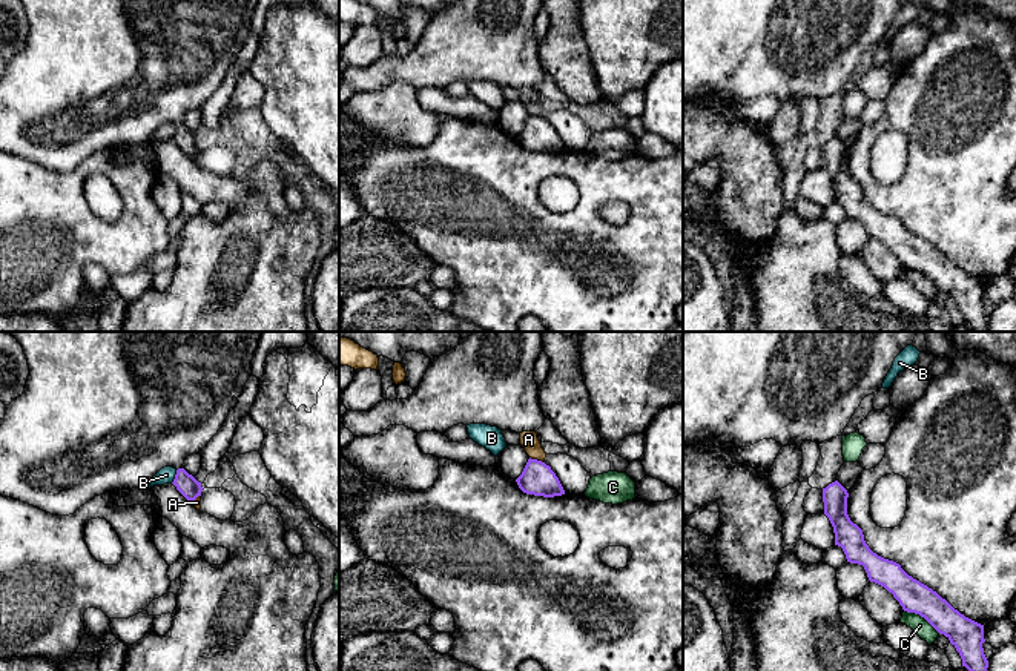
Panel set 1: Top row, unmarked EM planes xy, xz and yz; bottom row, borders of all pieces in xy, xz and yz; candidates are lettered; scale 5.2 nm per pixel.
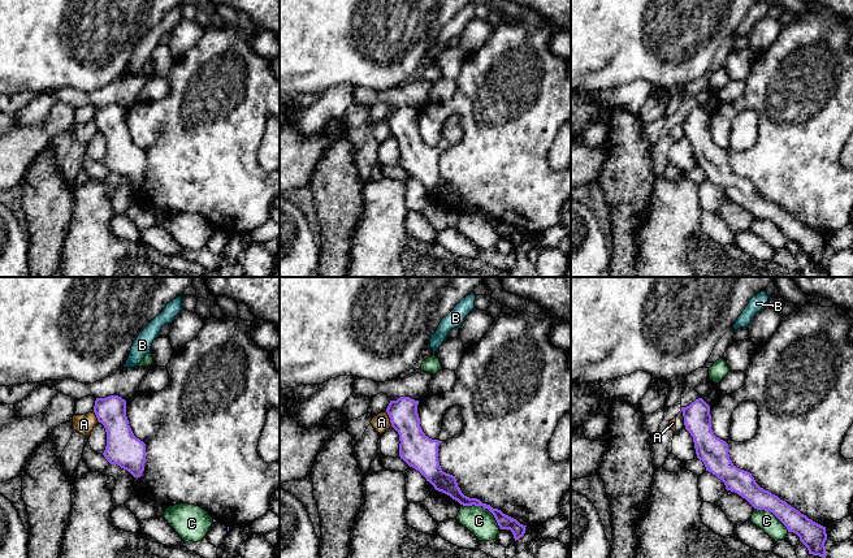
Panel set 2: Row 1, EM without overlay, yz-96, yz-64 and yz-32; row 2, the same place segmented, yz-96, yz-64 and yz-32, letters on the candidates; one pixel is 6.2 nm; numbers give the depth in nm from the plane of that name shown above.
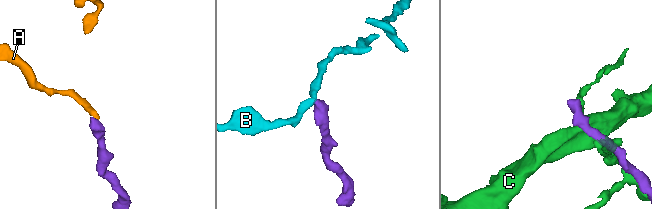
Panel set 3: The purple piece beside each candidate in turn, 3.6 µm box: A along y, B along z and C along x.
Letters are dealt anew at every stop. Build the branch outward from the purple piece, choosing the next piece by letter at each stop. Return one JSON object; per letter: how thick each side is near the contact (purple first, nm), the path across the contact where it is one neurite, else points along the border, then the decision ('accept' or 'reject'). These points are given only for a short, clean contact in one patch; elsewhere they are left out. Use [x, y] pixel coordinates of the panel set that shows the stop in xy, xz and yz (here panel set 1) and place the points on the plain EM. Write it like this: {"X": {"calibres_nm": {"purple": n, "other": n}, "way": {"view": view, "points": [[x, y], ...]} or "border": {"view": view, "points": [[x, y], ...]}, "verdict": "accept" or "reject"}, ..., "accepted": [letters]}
{"A": {"calibres_nm": {"purple": 170, "other": 100}, "border": {"view": "xz", "points": [[530, 112], [544, 118]]}, "verdict": "reject"}, "B": {"calibres_nm": {"purple": 110, "other": 90}, "border": {"view": "xy", "points": [[177, 126], [171, 138]]}, "verdict": "reject"}, "C": {"calibres_nm": {"purple": 170, "other": 90}, "border": {"view": "yz", "points": [[904, 266], [918, 269], [940, 289]]}, "verdict": "reject"}, "accepted": []}

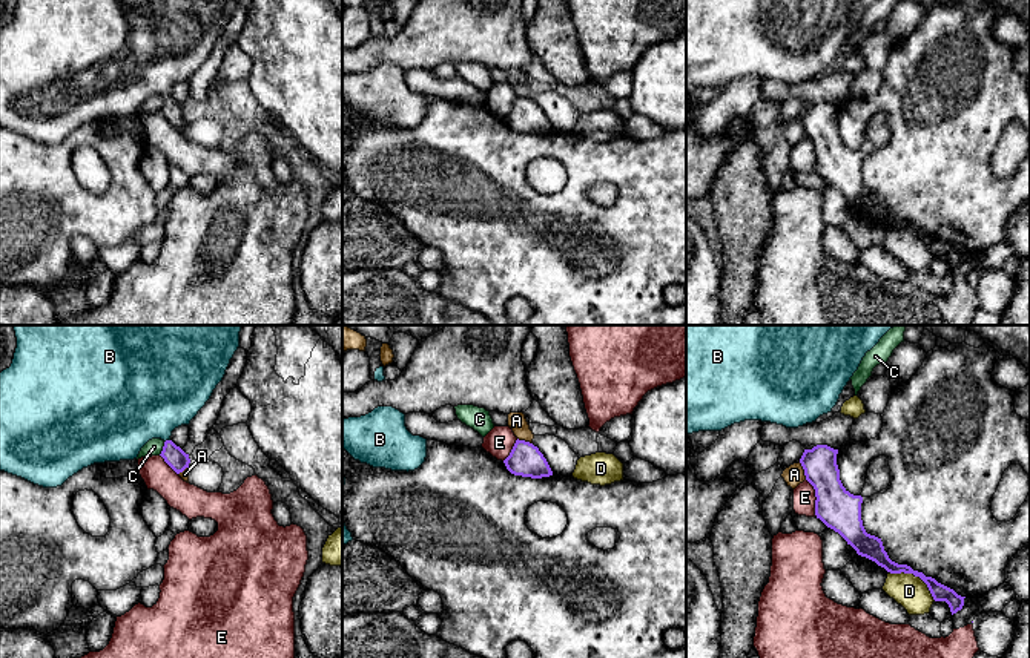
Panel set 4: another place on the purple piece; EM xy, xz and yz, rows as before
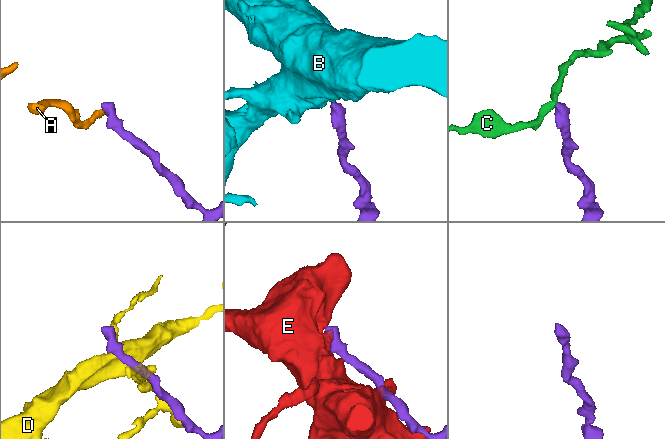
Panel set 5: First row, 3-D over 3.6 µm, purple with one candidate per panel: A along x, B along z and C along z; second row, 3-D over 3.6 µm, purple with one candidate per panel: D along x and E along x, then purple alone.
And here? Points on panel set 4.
{"A": {"calibres_nm": {"purple": 200, "other": 100}, "border": {"view": "yz", "points": [[798, 118], [806, 135]]}, "verdict": "reject"}, "B": {"calibres_nm": {"purple": 110, "other": 440}, "way": {"view": "xy", "points": [[174, 112], [166, 97], [146, 54]]}, "verdict": "accept"}, "C": {"calibres_nm": {"purple": 110, "other": 90}, "border": {"view": "xy", "points": [[165, 98], [158, 111]]}, "verdict": "reject"}, "D": {"calibres_nm": {"purple": 100, "other": 170}, "border": {"view": "yz", "points": [[889, 227], [912, 229], [926, 241], [935, 256]]}, "verdict": "reject"}, "E": {"calibres_nm": {"purple": 220, "other": 110}, "verdict": "reject"}, "accepted": ["B"]}

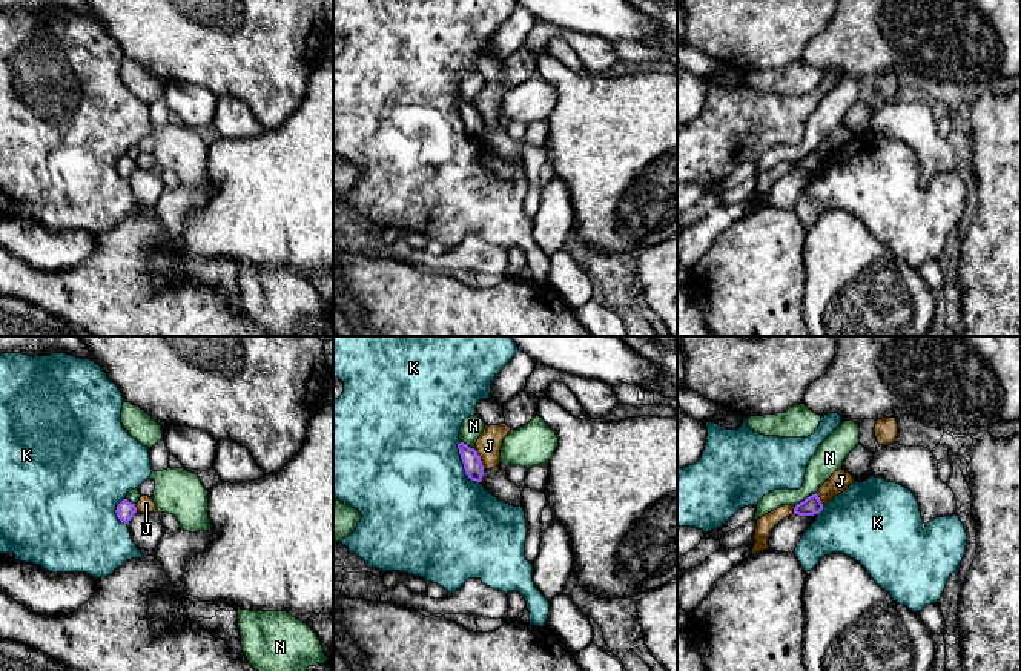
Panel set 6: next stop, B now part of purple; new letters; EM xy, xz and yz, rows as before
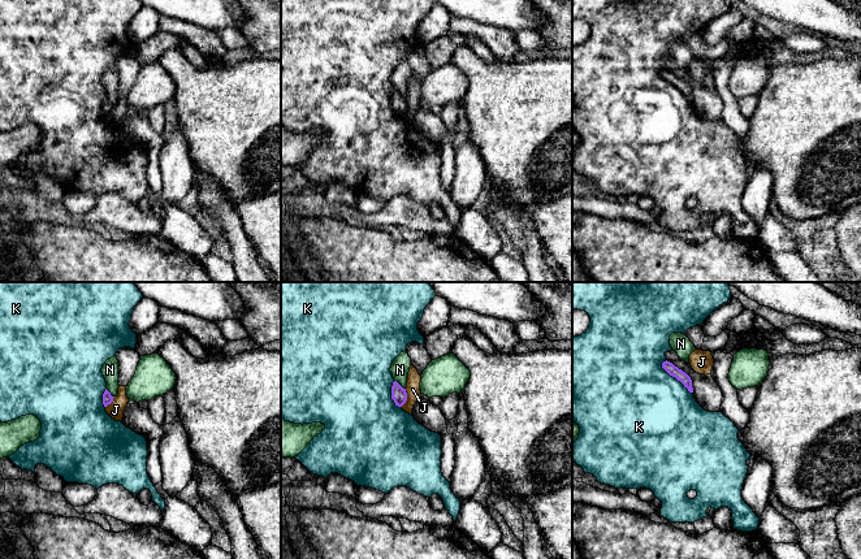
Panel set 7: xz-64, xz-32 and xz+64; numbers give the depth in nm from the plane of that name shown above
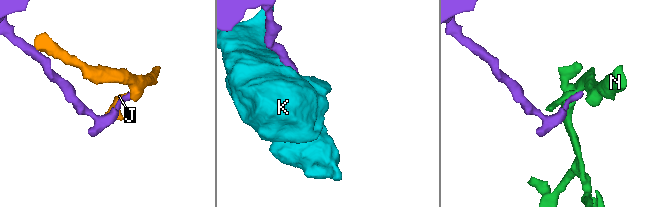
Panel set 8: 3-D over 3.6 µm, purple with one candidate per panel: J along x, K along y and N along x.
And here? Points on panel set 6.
{"J": {"calibres_nm": {"purple": 100, "other": 130}, "verdict": "reject"}, "K": {"calibres_nm": {"purple": 100, "other": 500}, "verdict": "reject"}, "N": {"calibres_nm": {"purple": 100, "other": 150}, "border": {"view": "yz", "points": [[816, 148], [796, 161]]}, "verdict": "reject"}, "accepted": []}

